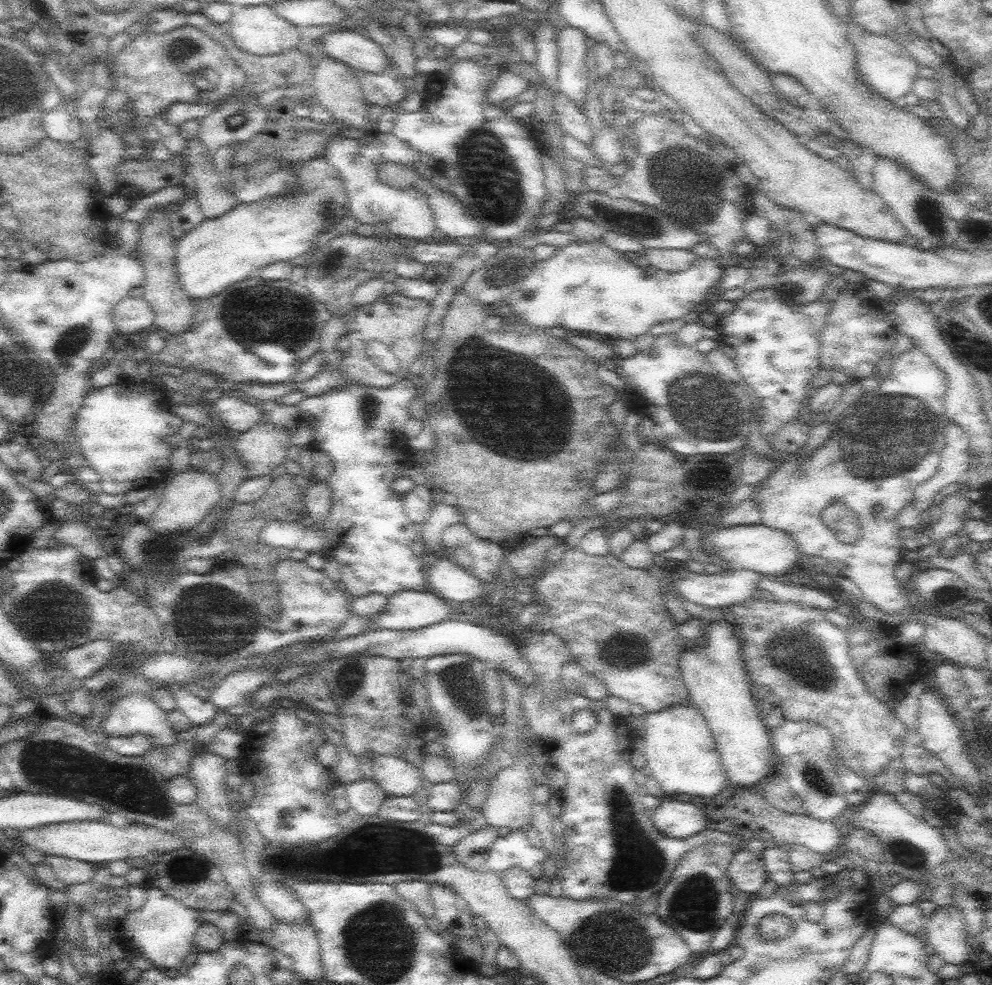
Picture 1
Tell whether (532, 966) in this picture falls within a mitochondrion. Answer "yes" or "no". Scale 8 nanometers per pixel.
no

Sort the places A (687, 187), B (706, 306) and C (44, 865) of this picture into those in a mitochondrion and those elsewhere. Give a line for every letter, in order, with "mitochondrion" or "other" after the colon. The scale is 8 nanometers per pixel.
A: mitochondrion
B: other
C: other

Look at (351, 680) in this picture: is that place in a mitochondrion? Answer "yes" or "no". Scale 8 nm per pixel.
yes

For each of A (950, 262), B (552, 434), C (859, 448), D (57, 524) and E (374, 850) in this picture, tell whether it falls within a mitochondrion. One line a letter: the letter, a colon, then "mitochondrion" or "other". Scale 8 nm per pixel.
A: other
B: mitochondrion
C: mitochondrion
D: other
E: mitochondrion

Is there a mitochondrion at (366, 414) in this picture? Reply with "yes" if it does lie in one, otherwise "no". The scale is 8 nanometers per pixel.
yes

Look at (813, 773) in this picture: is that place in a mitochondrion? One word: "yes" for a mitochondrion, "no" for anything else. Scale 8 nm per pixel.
yes

